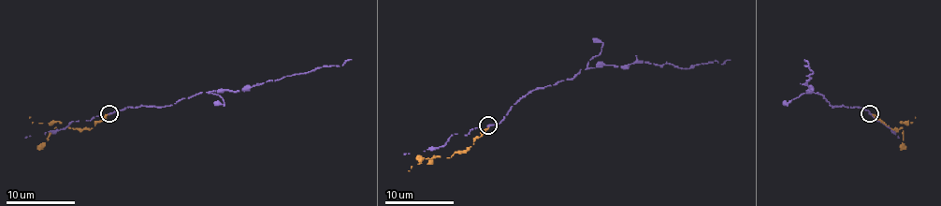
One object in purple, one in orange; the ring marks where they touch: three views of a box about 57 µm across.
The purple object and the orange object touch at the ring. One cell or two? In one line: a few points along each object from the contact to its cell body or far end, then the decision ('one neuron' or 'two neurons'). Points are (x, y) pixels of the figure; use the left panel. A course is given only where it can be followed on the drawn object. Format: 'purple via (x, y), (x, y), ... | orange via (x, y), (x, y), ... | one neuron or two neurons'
purple via (108, 113), (170, 106), (179, 99), (201, 93), (246, 91), (263, 82), (342, 65), (351, 60) | orange via (108, 113), (92, 128), (69, 128), (55, 122), (40, 124), (32, 122), (30, 116) | two neurons

